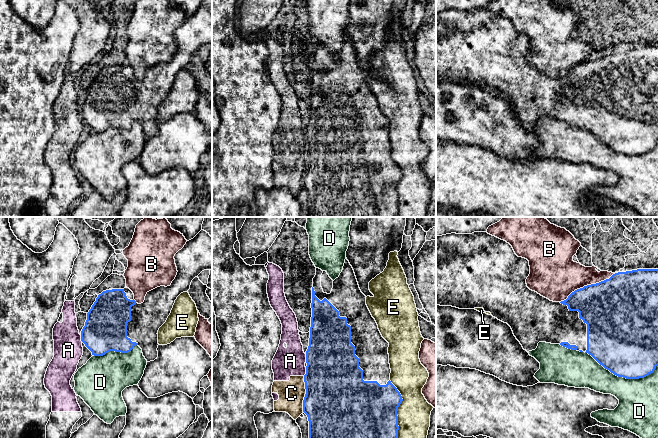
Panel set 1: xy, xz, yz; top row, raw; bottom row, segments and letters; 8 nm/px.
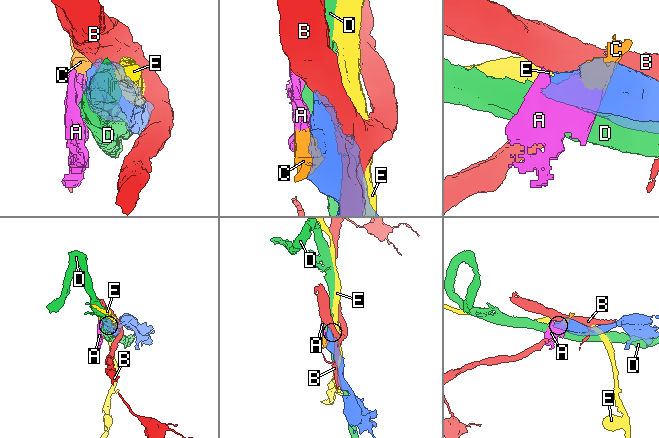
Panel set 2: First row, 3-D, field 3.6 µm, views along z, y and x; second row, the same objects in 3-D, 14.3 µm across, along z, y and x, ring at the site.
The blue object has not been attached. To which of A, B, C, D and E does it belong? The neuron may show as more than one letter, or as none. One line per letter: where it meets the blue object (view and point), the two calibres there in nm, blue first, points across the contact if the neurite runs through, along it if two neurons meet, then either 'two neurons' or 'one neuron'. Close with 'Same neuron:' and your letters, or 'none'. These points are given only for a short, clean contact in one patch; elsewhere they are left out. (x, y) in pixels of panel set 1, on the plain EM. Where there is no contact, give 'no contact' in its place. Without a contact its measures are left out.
A: xz (306, 147) | 480/240 nm | two neurons
B: yz (589, 61) | 460/320 nm | two neurons
C: xz (305, 170) | 500/220 nm | two neurons
D: yz (621, 152) | 480/320 nm | two neurons
E: xz (397, 186) | 500/260 nm | two neurons
Same neuron: none

